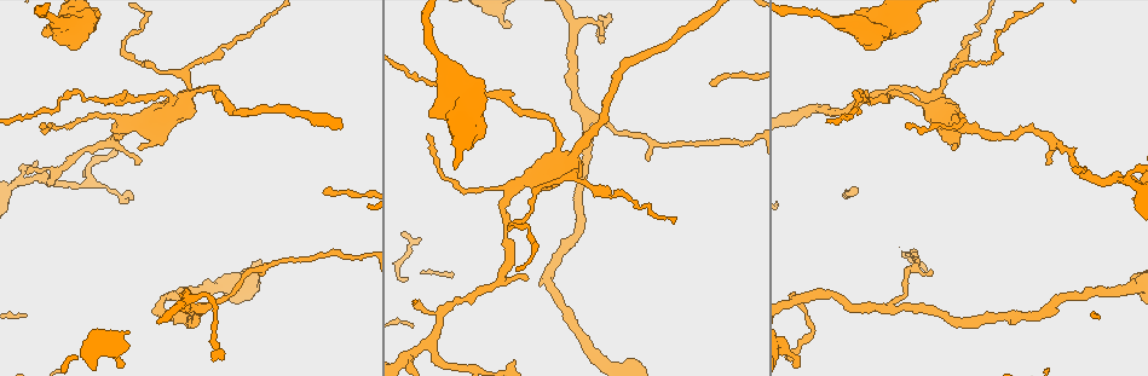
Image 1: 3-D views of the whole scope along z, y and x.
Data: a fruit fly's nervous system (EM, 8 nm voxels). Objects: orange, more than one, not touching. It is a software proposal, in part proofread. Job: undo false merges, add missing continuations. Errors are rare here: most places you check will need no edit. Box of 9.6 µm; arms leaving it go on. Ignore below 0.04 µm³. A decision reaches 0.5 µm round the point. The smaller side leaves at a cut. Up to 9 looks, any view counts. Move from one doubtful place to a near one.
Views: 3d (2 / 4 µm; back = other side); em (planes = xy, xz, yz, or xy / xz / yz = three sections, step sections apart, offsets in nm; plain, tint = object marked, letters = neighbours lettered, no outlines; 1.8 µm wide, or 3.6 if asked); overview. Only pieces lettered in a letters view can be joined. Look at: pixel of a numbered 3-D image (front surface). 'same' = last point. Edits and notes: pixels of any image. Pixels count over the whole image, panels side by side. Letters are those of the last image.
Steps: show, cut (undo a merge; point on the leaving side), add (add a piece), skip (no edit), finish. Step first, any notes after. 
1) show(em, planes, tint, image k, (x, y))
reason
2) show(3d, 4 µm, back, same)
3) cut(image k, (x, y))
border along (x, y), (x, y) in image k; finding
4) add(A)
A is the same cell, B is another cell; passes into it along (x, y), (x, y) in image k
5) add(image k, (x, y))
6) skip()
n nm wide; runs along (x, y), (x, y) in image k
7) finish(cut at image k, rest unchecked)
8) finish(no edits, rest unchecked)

show(3d, 2 µm, image 1, (953, 147))
thick end

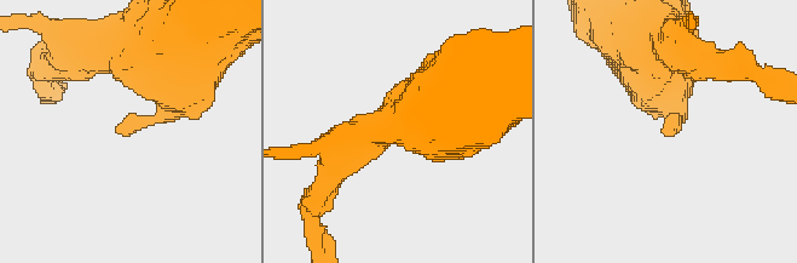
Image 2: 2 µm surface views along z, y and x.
show(em, planes, letters, image 2, (117, 131))

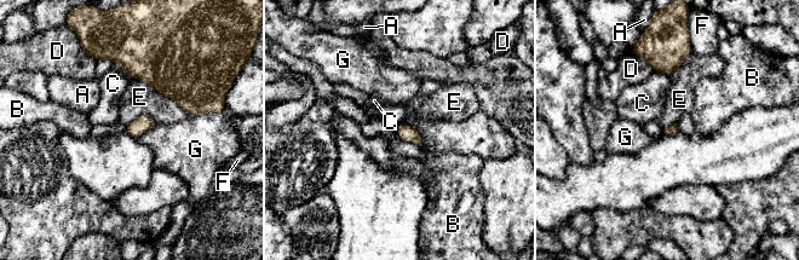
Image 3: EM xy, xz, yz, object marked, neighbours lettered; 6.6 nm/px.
skip()
E touches over 480 nm; A, B, C, D, E, F and G are other cells; border along (131, 76), (171, 97), (190, 116) in image 3; none of them fits

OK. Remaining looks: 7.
show(3d, 2 µm, image 1, (430, 115))
stops while still wide

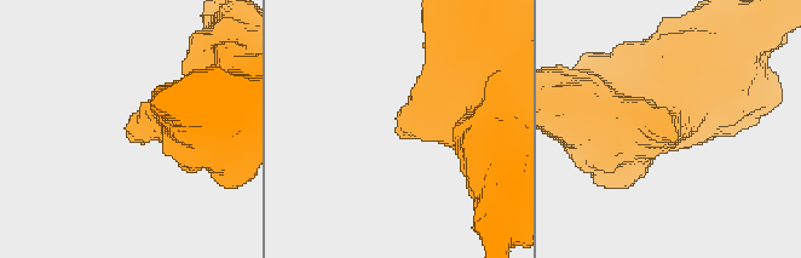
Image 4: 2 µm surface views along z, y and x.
show(em, xz, step 8, letters, image 4, (131, 140))
need the tissue

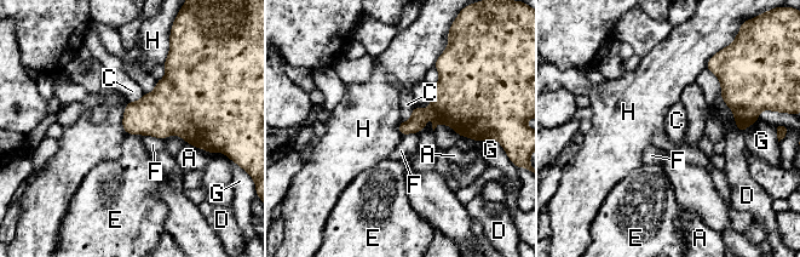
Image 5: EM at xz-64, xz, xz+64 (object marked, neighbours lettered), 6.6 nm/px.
skip()
A, C, D, E, F, G and H are other cells; border along (415, 106), (410, 116), (400, 121) in image 5; no lettered piece goes on from it

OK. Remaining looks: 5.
show(em, yz, step 4, tint, image 1, (917, 94))
three-way junction

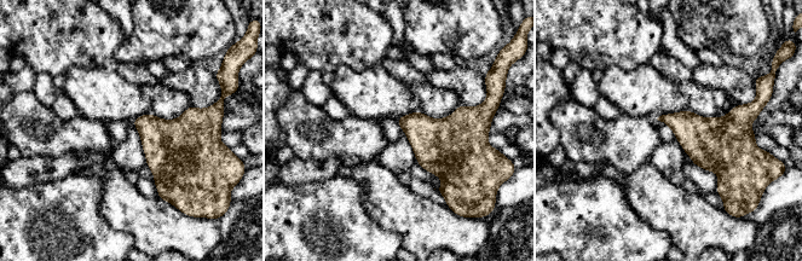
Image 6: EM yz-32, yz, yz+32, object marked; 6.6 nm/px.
show(em, yz, step 4, letters, same)

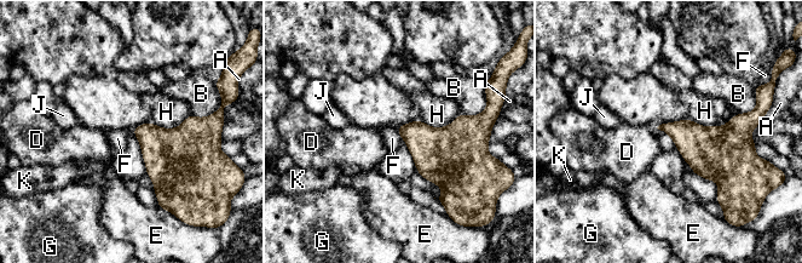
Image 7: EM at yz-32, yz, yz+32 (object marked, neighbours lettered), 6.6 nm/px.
skip()
H touches over 280 nm; A, B, D, E, F, G, H, J and K are other cells; all the same cell

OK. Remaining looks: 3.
show(3d, 4 µm, image 1, (201, 307))
two arms in line, one across

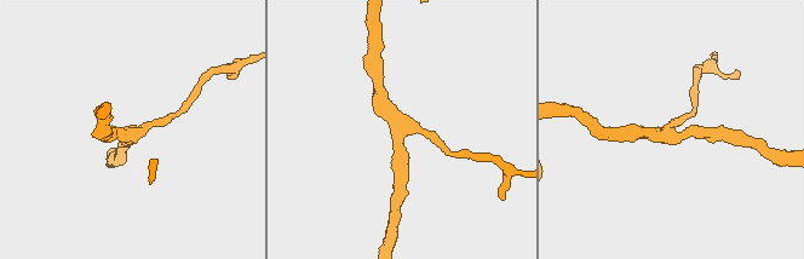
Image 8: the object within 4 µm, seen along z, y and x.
show(em, xz, step 16, tint, image 8, (669, 138))
3 arms; now the EM

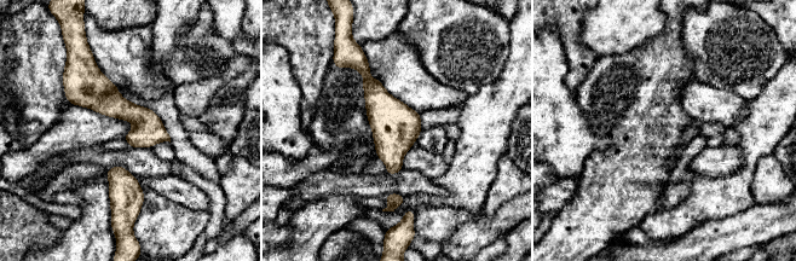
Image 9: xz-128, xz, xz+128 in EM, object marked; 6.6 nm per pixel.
show(em, planes, letters, same)

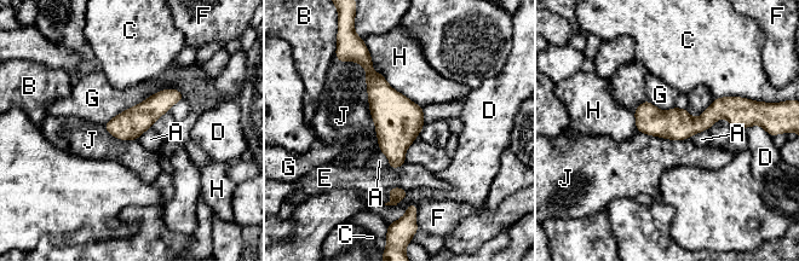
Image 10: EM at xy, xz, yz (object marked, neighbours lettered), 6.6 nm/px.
skip()
200 nm wide; A, B, C, D, E, F, G, H and J are other cells; runs along (637, 112), (743, 121) in image 10; all the same cell

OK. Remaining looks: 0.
finish(no edits, rest unchecked)

